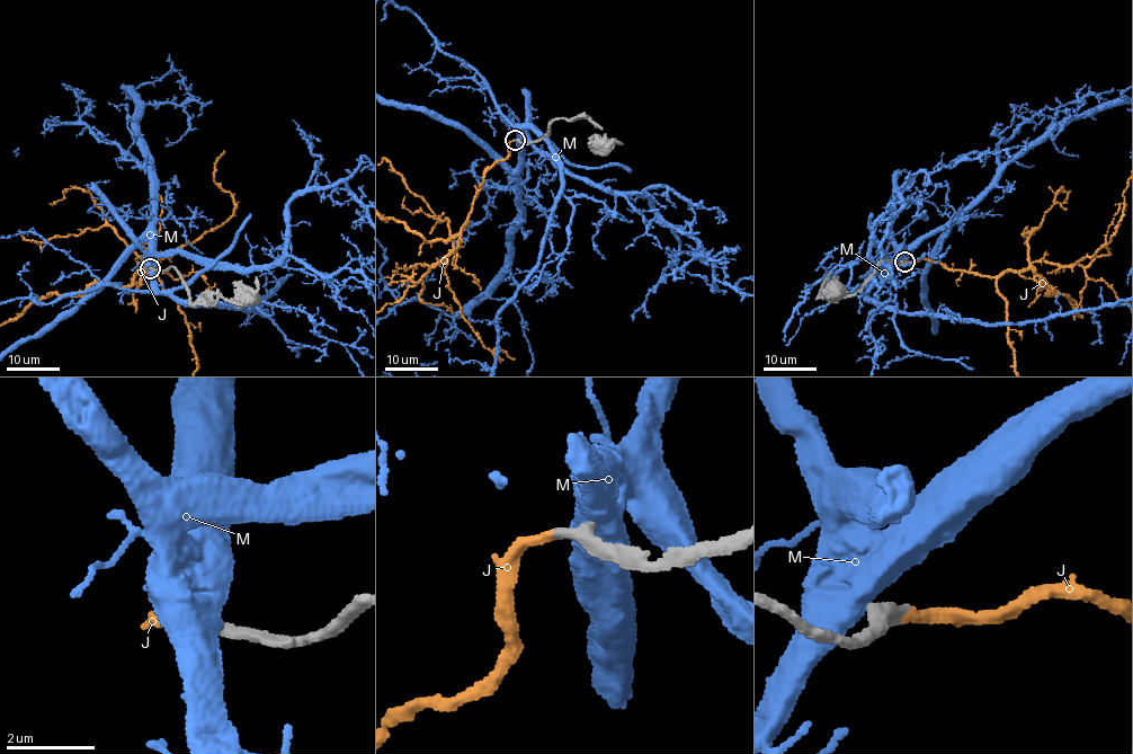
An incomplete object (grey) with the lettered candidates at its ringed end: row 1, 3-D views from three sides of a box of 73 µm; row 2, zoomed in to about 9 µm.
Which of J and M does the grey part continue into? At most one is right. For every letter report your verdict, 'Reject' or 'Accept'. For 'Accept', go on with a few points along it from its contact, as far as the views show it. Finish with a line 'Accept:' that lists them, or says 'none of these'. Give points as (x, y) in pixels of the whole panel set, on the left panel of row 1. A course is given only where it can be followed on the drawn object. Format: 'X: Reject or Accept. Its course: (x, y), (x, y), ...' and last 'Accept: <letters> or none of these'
J: Accept
M: Reject
Accept: J

